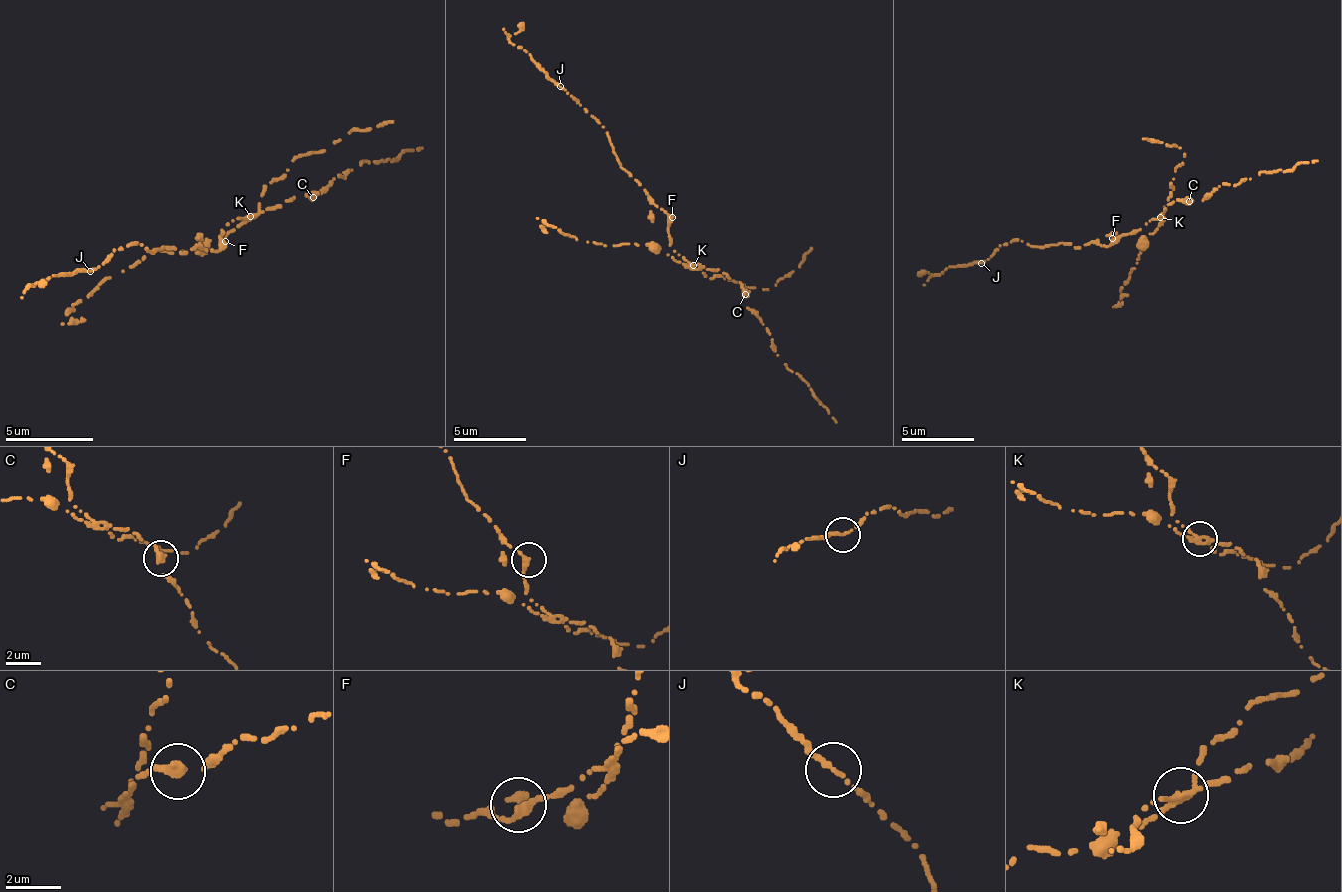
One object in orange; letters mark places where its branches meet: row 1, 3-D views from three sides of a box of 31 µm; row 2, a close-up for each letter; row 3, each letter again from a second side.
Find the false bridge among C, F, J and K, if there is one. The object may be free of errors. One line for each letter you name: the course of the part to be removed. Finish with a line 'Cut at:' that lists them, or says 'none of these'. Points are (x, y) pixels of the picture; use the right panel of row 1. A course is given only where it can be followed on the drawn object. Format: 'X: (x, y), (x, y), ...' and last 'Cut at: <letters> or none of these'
K: (1160, 216), (1141, 245), (1123, 286), (1127, 293), (1112, 307)
Cut at: K

